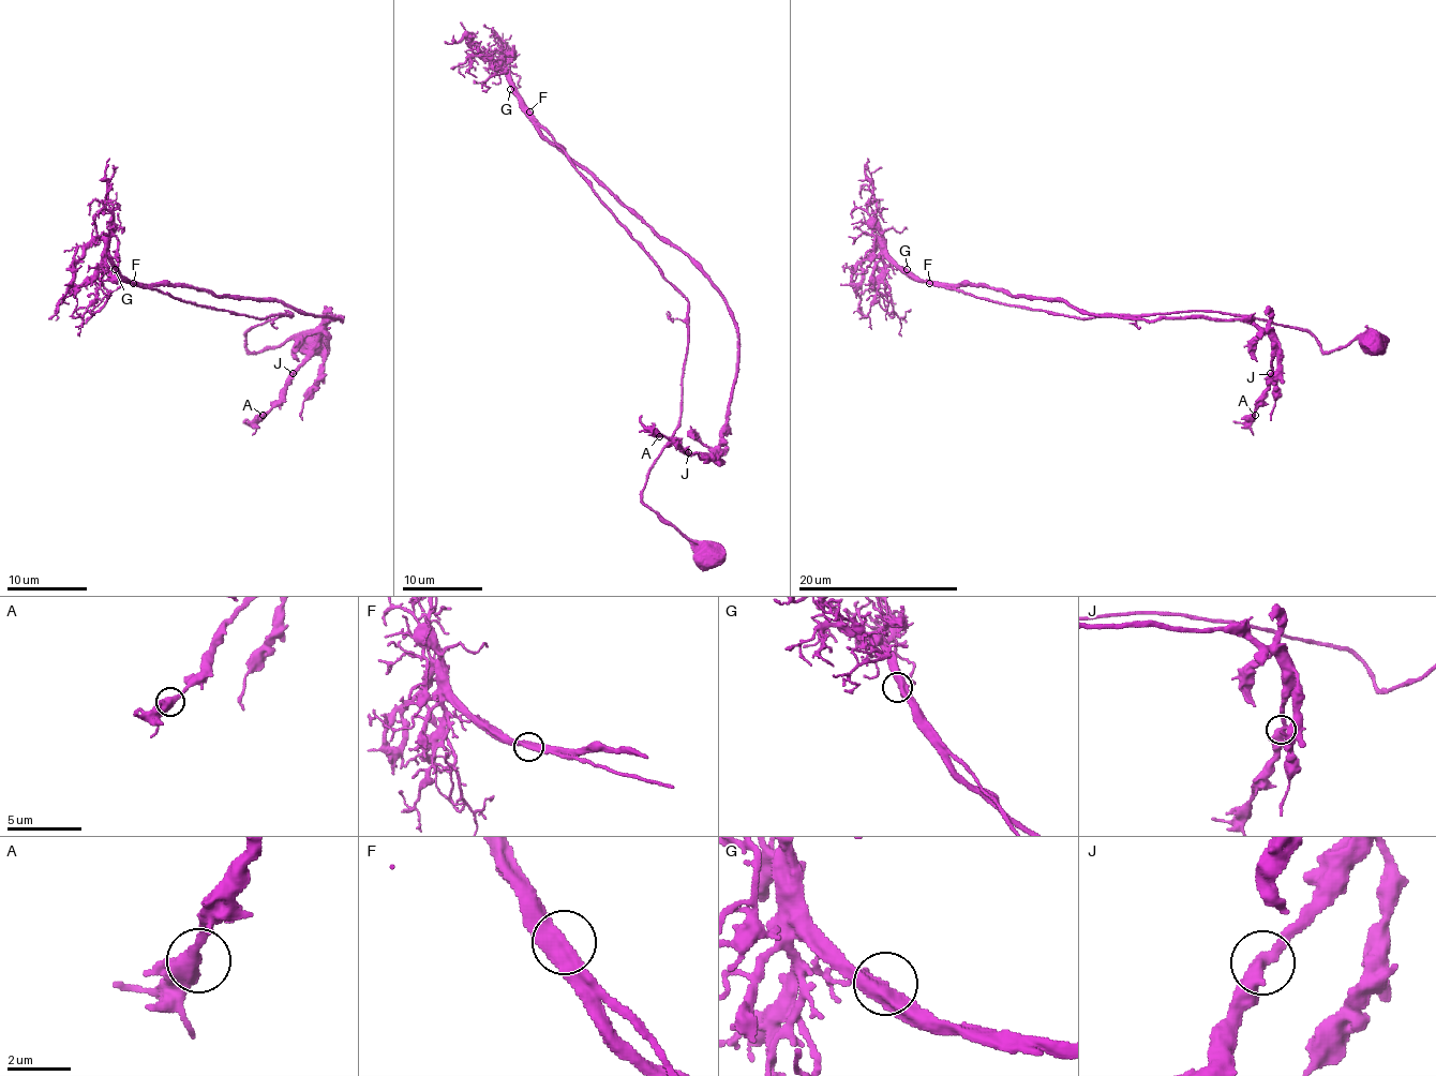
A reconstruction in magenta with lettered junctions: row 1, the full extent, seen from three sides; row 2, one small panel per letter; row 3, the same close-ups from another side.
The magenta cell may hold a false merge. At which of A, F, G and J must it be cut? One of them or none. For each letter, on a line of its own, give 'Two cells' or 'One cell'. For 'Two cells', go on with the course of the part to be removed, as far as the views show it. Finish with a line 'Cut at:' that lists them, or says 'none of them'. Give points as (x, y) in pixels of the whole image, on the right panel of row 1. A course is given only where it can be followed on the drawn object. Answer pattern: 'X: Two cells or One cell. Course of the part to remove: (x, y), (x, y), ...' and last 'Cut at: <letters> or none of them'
A: One cell
F: One cell
G: One cell
J: One cell
Cut at: none of them

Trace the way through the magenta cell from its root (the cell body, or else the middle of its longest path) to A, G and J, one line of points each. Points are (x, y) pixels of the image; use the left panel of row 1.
A: (156, 289), (193, 285), (343, 317), (316, 335), (309, 359), (263, 415)
G: (156, 289), (126, 282), (115, 269)
J: (156, 289), (193, 285), (343, 317), (316, 335), (293, 373)

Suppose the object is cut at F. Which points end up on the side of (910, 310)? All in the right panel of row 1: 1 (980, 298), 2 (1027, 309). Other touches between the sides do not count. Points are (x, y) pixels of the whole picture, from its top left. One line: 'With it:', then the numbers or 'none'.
With it: none

